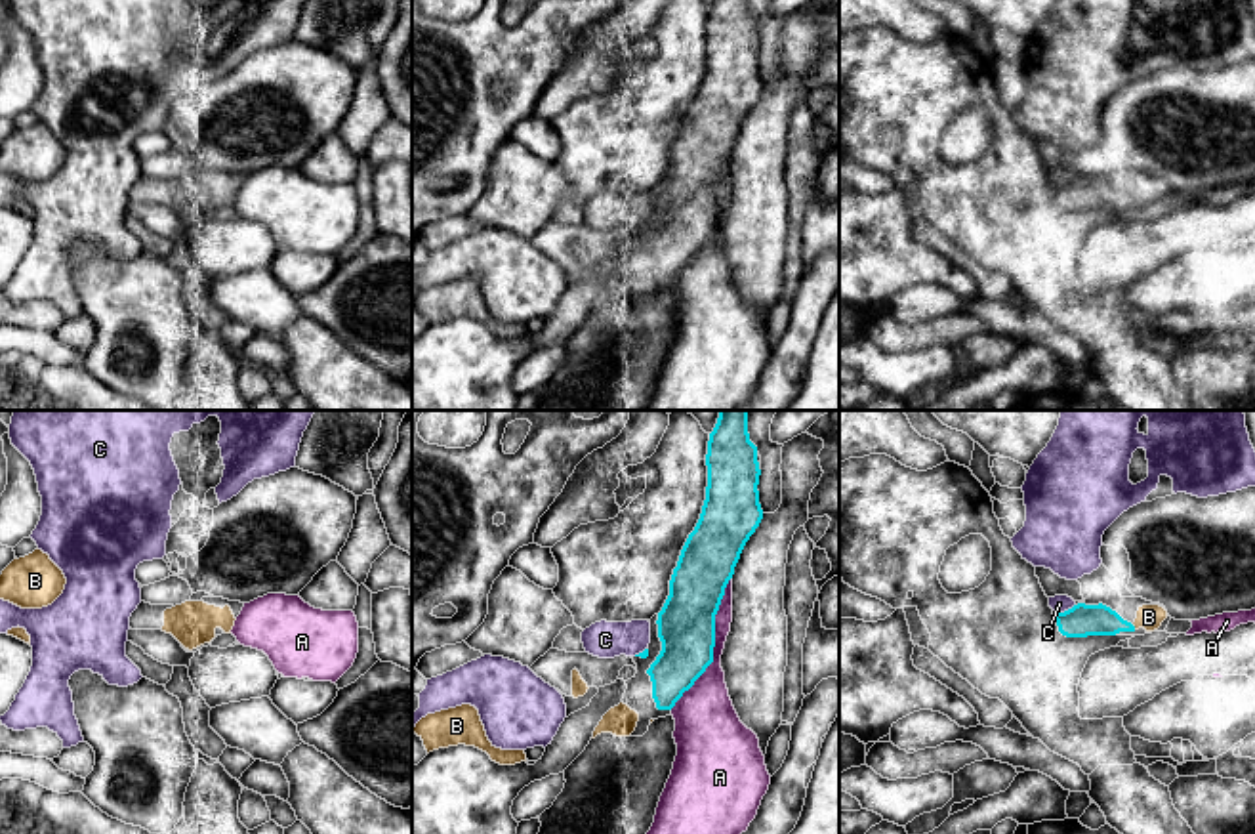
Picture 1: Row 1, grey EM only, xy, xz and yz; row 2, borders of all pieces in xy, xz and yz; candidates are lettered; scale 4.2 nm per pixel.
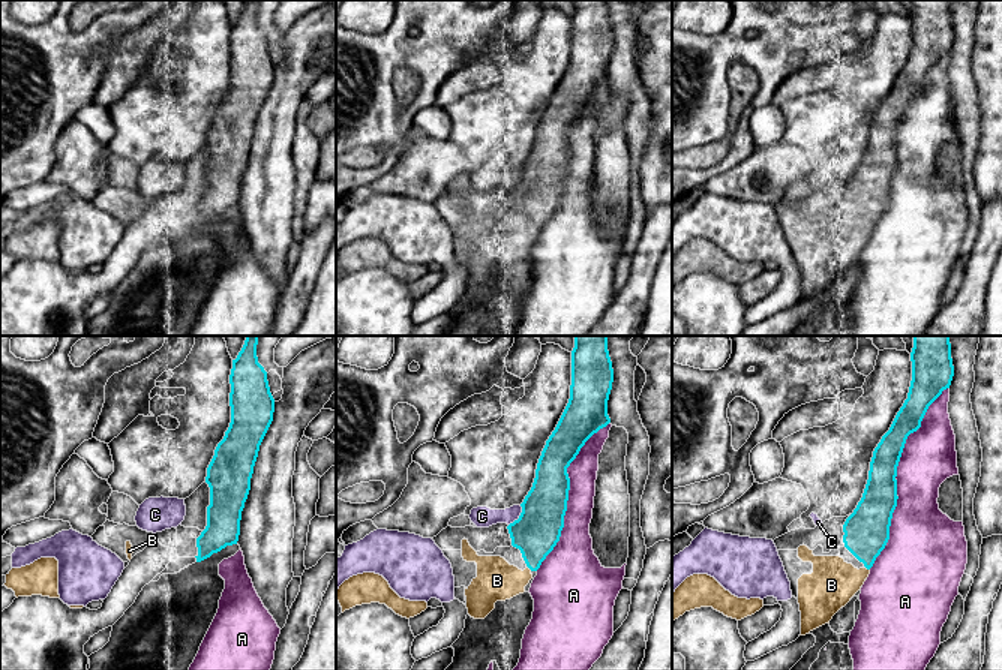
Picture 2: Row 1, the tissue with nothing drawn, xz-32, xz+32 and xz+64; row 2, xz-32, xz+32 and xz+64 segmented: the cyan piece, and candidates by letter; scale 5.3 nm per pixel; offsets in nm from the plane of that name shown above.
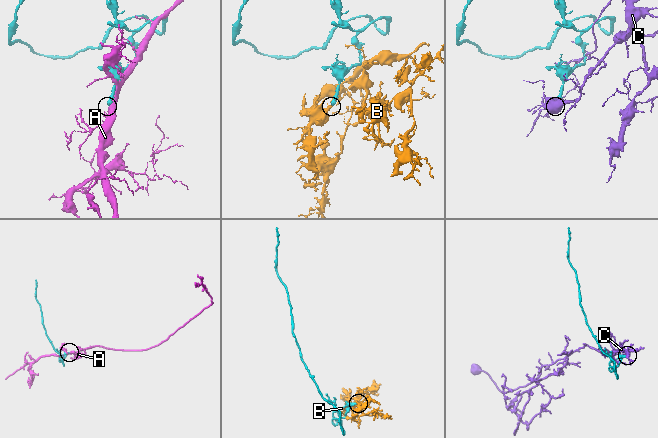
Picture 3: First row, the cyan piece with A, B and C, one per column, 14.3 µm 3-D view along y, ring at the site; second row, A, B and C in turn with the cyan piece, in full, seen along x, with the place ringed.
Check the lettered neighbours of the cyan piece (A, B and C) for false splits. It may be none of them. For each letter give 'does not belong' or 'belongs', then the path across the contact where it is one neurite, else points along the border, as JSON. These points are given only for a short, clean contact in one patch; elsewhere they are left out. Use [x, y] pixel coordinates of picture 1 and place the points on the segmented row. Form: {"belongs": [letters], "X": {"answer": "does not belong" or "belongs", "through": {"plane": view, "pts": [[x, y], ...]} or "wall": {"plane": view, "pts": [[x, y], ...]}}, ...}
{"belongs": ["B"], "A": {"answer": "does not belong"}, "B": {"answer": "belongs"}, "C": {"answer": "does not belong"}}

